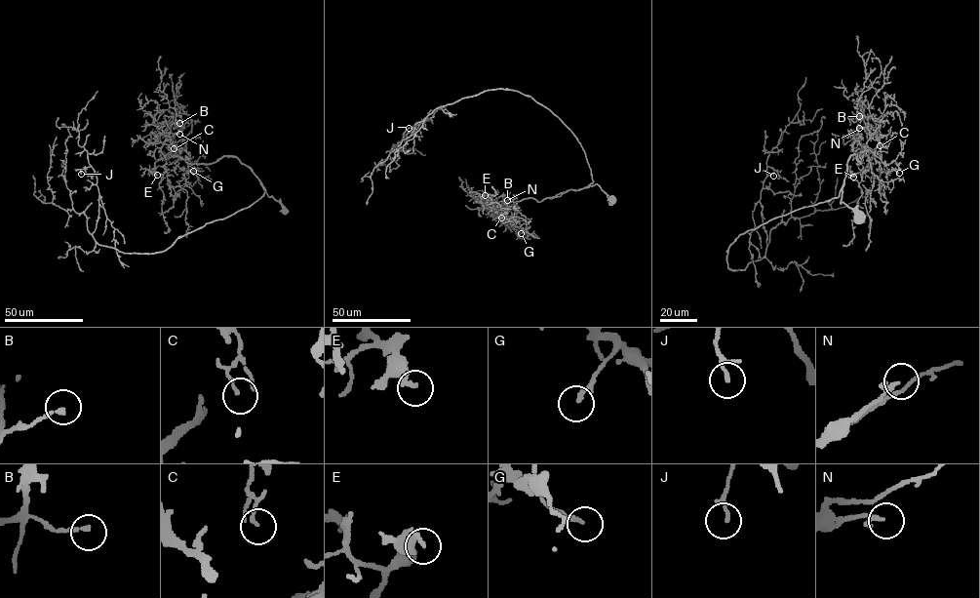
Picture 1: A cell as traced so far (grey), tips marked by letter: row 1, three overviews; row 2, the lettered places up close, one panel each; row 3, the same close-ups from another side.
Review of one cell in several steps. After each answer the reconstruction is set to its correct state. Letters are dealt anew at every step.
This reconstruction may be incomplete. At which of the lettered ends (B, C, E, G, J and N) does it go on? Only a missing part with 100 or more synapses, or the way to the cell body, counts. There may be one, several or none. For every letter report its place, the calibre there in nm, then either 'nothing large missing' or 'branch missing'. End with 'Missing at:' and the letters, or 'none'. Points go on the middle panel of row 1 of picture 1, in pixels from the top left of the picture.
B: place (507, 200); calibre 150 nm; nothing large missing
C: place (501, 218); calibre 130 nm; nothing large missing
E: place (485, 195); calibre 190 nm; branch missing
G: place (521, 233); calibre 190 nm; nothing large missing
J: place (409, 128); calibre 100 nm; nothing large missing
N: place (507, 200); calibre 170 nm; nothing large missing
Missing at: E

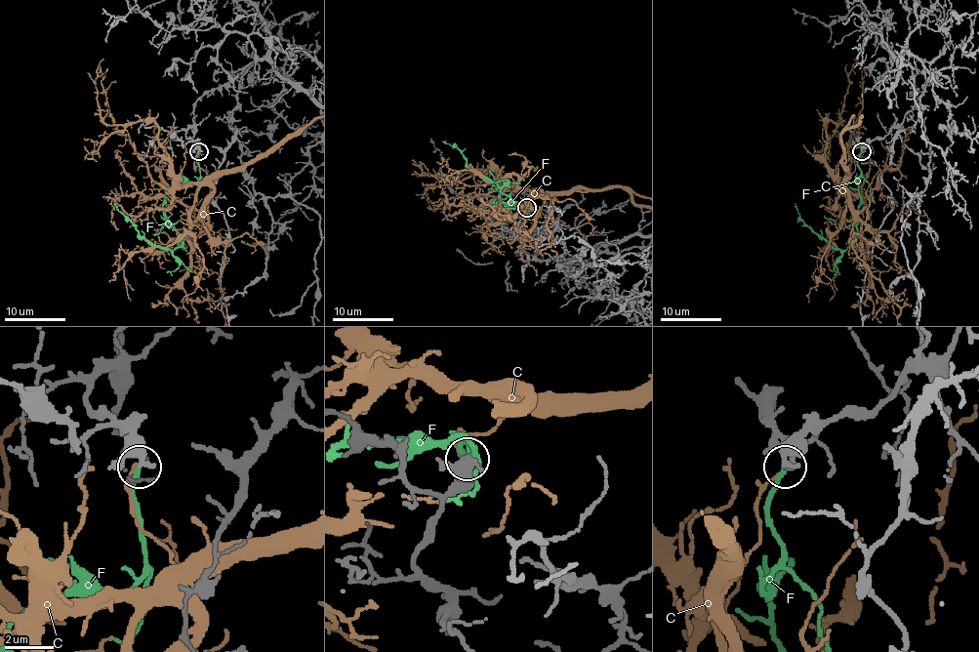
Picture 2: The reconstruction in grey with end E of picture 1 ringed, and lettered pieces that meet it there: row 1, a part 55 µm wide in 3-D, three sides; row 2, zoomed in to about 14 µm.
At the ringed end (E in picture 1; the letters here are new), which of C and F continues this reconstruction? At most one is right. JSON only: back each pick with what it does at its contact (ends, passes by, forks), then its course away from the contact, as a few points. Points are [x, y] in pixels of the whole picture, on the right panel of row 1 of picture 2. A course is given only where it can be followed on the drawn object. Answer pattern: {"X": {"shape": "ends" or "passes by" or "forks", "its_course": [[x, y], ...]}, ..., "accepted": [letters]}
{"F": {"shape": "ends", "its_course": [[860, 151], [860, 176], [856, 181], [860, 196], [857, 238], [845, 251], [828, 245], [800, 219], [795, 203]]}, "accepted": ["F"]}

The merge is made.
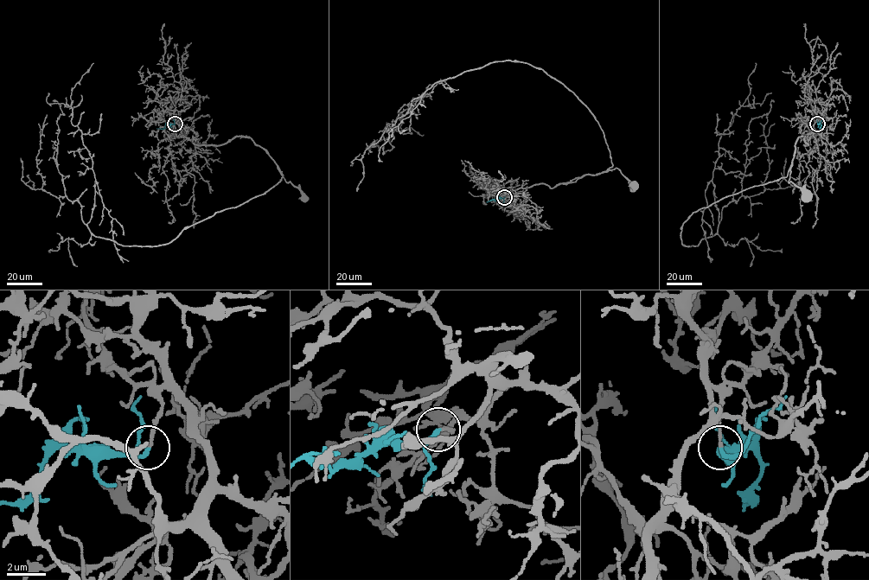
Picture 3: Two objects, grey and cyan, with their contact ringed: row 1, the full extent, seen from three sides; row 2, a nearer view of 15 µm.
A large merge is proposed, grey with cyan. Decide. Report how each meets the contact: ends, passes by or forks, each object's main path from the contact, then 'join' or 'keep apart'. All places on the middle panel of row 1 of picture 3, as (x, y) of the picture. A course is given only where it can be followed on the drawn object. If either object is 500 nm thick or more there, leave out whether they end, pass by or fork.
grey ends; cyan ends; course grey (505, 196), (510, 190), (545, 183), (553, 188), (586, 175), (616, 168), (634, 187); course cyan (505, 196), (487, 202); join

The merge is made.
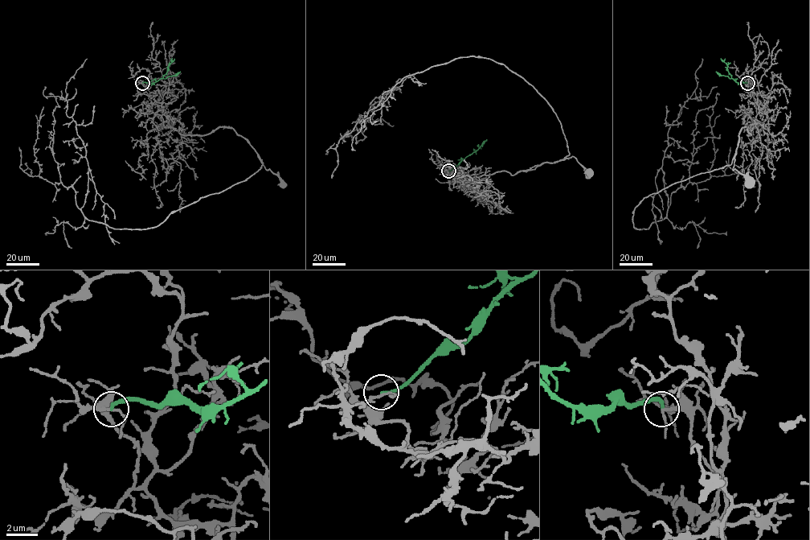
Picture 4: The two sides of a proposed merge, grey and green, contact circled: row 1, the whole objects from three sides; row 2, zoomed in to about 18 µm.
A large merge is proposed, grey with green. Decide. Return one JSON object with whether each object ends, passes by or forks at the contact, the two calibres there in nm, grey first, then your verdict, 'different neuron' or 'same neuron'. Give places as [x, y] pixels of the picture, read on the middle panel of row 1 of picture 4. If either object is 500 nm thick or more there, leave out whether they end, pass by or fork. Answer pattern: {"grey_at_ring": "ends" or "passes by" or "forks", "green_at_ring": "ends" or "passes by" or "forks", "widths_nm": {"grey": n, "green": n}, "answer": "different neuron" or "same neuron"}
{"grey_at_ring": "passes by", "green_at_ring": "ends", "widths_nm": {"grey": 150, "green": 220}, "answer": "different neuron"}

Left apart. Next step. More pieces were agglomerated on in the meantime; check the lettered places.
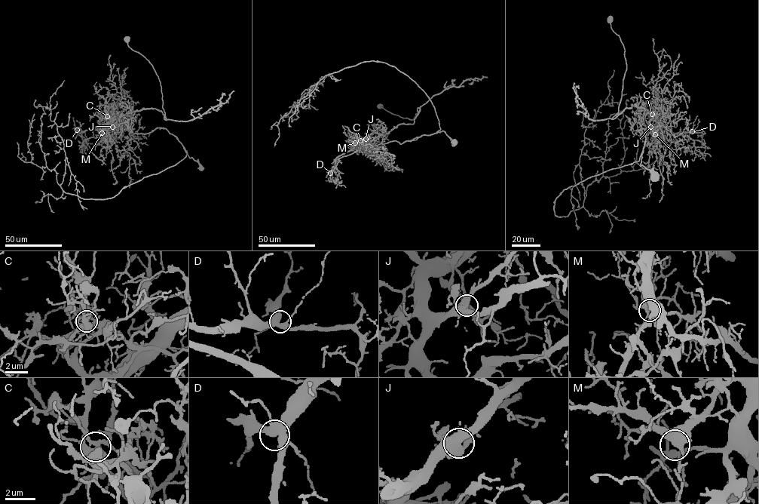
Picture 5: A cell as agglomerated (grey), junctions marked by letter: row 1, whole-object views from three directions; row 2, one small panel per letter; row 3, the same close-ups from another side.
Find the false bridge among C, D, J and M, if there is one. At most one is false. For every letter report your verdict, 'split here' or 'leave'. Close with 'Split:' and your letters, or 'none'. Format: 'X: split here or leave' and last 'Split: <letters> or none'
C: split here
D: leave
J: leave
M: leave
Split: C

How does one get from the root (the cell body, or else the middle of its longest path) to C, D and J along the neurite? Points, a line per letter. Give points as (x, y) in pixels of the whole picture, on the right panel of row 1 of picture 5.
C: (655, 178), (640, 165), (646, 133), (651, 128), (655, 136), (653, 136), (657, 130), (659, 124), (652, 114)
D: (655, 178), (640, 165), (647, 131), (651, 128), (656, 135), (654, 118), (672, 132), (692, 131)
J: (655, 178), (640, 165), (647, 131), (651, 128), (656, 135), (655, 118), (650, 127)

